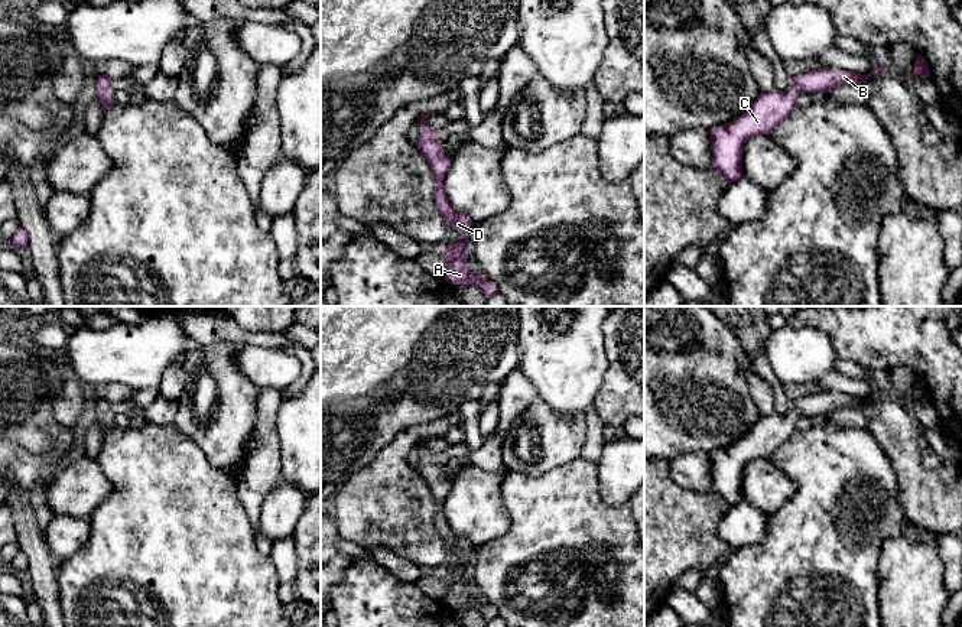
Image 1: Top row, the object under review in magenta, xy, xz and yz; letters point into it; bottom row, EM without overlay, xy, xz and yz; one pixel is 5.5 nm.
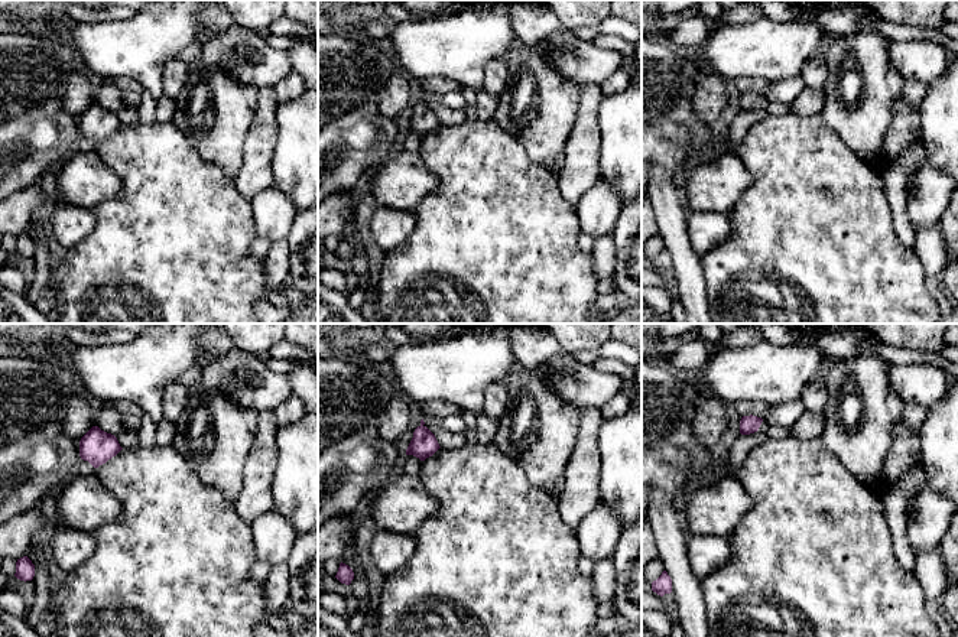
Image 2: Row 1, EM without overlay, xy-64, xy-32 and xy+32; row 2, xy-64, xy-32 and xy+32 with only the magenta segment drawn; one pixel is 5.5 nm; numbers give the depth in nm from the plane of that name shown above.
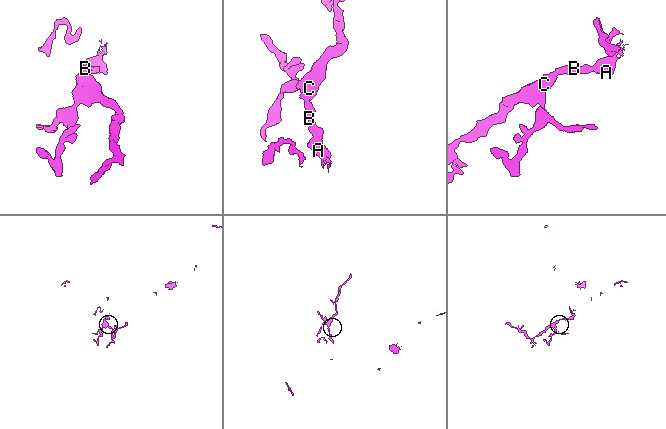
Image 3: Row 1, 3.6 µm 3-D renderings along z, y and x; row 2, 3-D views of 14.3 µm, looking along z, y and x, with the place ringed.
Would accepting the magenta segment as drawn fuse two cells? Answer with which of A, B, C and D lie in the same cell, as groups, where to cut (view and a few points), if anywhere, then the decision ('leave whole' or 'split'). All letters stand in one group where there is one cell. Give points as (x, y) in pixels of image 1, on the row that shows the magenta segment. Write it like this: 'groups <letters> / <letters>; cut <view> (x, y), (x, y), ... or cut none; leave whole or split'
groups A B C D; cut none; leave whole

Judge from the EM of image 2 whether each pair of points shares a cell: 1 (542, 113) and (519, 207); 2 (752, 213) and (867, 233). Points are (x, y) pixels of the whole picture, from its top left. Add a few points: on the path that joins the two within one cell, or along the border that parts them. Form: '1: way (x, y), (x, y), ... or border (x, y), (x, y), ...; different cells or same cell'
1: border (507, 133), (519, 142), (533, 161), (555, 175); different cells
2: way (780, 227), (785, 230), (838, 230); same cell

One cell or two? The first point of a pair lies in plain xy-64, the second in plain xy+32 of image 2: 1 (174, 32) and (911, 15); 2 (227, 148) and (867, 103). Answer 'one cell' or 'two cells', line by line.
1: two cells
2: one cell

